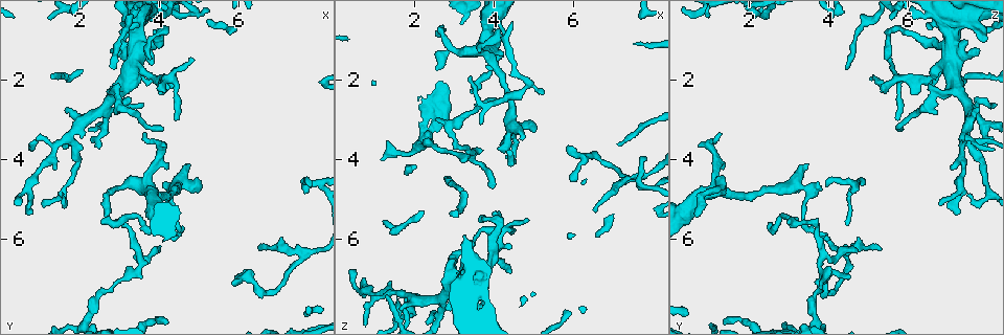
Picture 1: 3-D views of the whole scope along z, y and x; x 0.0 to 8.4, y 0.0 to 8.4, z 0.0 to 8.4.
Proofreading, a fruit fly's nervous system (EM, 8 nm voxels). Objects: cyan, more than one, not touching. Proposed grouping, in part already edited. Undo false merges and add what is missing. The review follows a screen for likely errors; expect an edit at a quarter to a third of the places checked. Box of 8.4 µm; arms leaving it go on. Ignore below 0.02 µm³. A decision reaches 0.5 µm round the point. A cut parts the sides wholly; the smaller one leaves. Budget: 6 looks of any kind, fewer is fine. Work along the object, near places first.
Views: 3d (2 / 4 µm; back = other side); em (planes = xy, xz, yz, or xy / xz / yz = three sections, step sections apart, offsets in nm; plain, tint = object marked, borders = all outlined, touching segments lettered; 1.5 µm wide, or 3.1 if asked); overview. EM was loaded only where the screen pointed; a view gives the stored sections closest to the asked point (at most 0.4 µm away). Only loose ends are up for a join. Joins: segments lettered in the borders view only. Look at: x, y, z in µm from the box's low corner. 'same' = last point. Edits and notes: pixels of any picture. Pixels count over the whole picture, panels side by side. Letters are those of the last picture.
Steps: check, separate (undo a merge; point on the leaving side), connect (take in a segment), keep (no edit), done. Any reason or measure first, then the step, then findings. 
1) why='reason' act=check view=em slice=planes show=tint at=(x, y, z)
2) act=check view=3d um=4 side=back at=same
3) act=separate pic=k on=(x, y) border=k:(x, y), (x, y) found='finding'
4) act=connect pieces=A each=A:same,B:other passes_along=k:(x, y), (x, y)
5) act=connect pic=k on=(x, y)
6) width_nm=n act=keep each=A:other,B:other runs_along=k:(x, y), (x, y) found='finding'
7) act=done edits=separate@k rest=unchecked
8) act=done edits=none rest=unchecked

why='branch stops here' act=check view=3d um=2 at=(1.65, 2.70, 7.75)

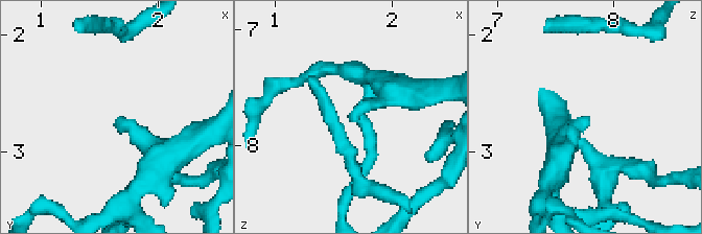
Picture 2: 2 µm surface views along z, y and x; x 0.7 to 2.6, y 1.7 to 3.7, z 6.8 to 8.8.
act=check view=em slice=planes show=borders at=(1.66, 2.72, 7.76)

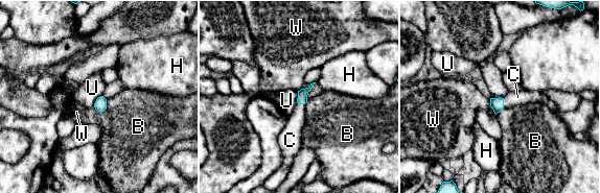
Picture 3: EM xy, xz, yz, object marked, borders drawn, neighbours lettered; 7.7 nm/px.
act=connect pieces=C each=B:other,C:same,H:other,U:other,W:other passes_along=3:(497, 104), (503, 102), (517, 97) found='the neuron continues'

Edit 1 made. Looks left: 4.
act=check view=overview

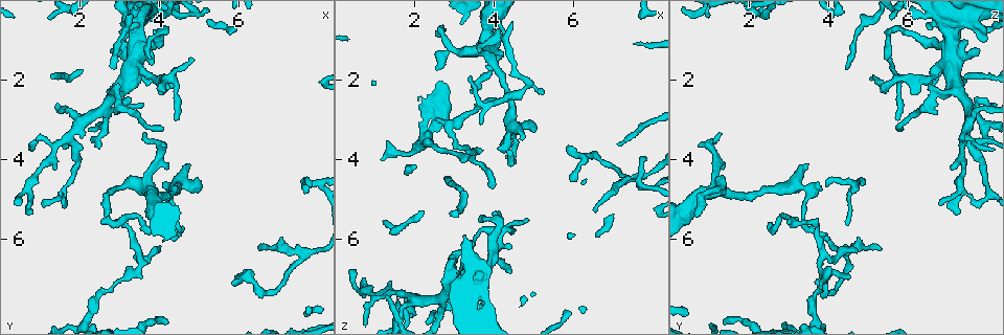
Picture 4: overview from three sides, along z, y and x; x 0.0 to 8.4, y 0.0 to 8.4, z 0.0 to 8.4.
act=check view=em slice=planes show=borders at=(4.40, 3.05, 5.65)

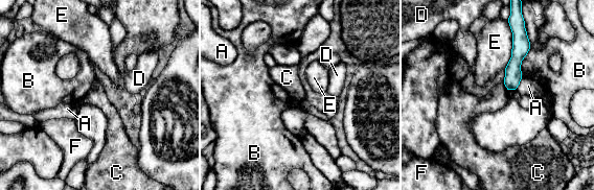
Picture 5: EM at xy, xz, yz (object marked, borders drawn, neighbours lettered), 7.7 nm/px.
width_nm=130 act=keep each=A:other,B:other,C:other,D:other,E:other,F:other border=5:(503, 84), (507, 90) found='no lettered segment goes on from it'

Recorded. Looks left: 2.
act=check view=3d um=2 at=(5.85, 7.20, 3.60)

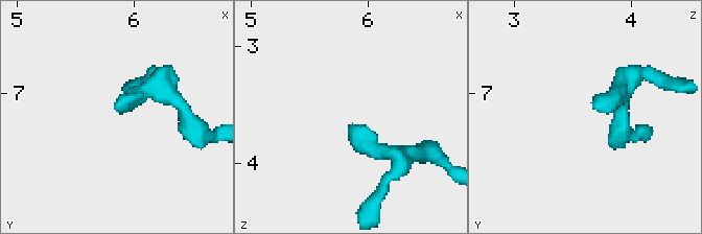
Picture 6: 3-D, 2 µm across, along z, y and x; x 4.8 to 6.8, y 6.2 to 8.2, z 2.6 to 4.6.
act=check view=em slice=planes show=borders at=(5.82, 7.12, 3.66)

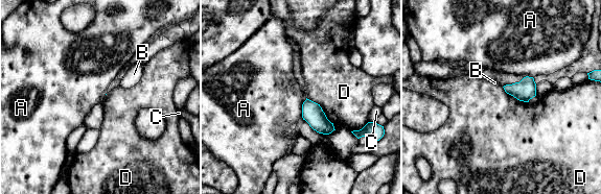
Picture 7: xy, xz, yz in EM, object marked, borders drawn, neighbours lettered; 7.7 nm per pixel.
act=keep each=A:other,B:other,C:other,D:other border=7:(306, 98), (302, 104), (301, 117) found='none of them fits'

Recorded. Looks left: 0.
act=done edits=connect@3 rest=unchecked

